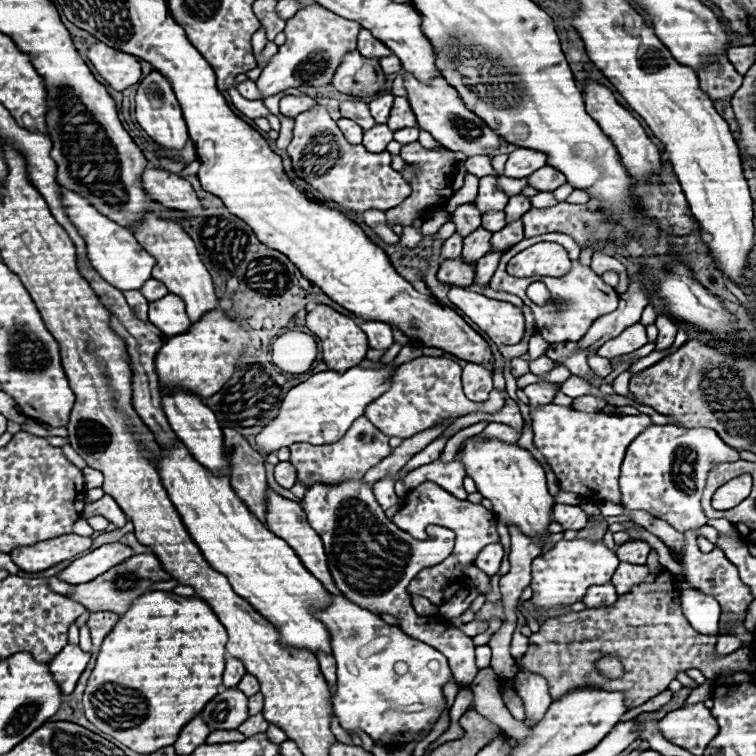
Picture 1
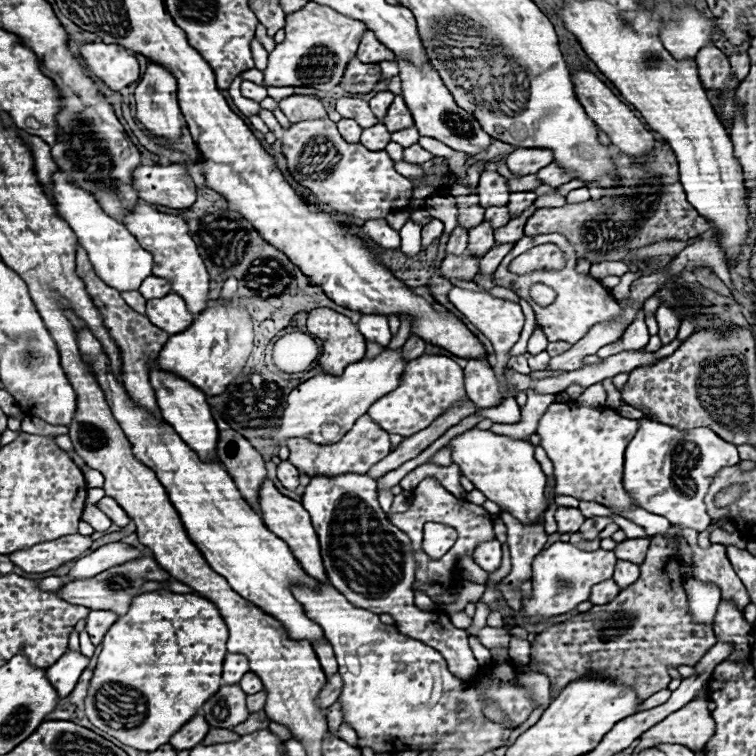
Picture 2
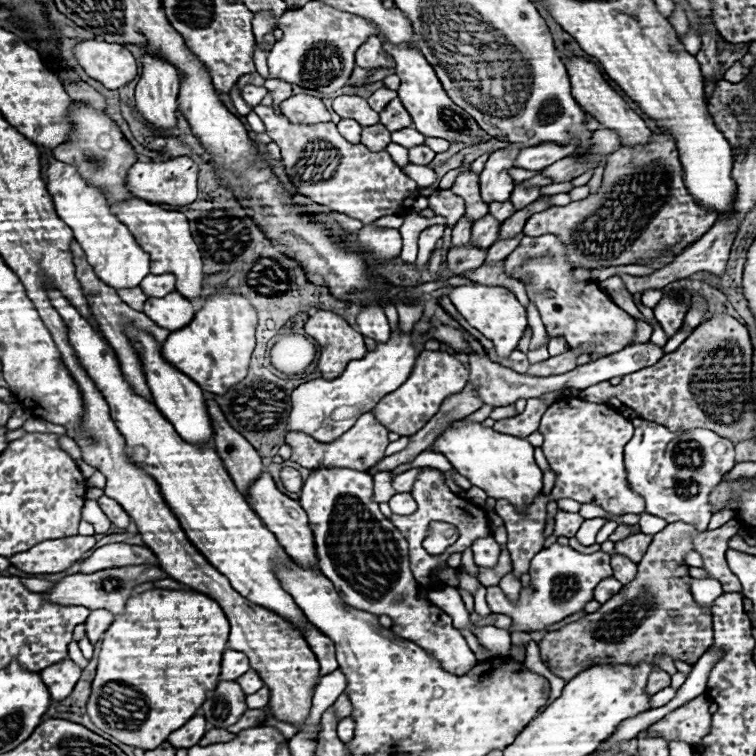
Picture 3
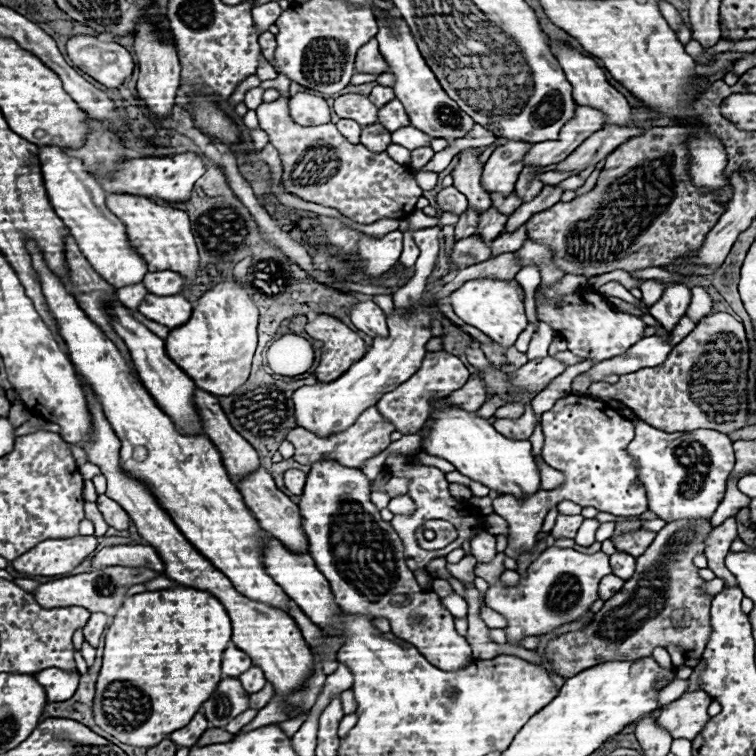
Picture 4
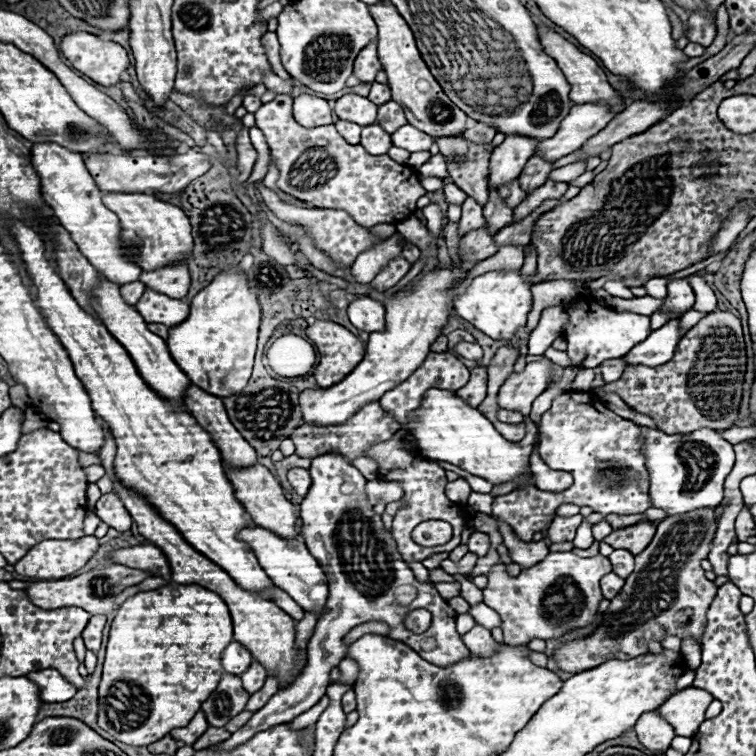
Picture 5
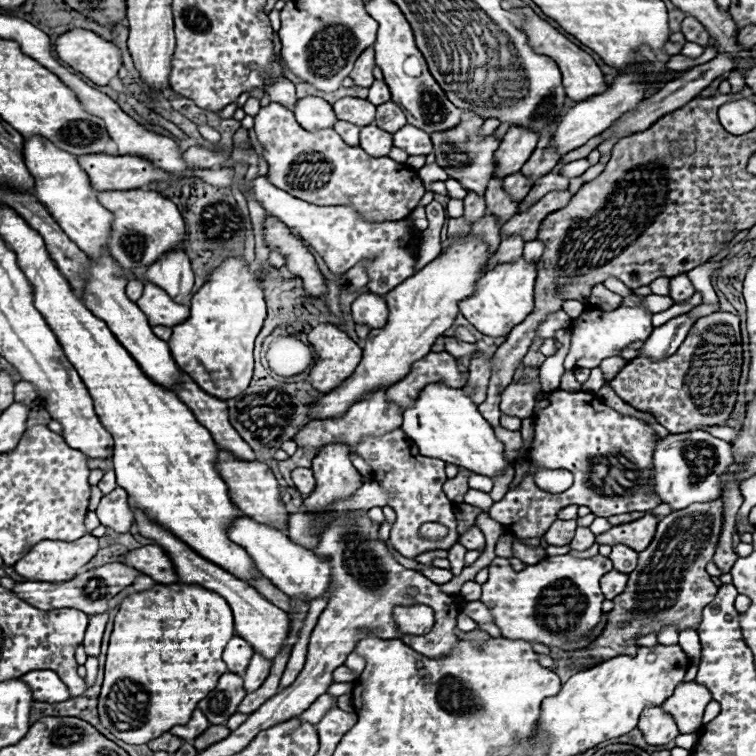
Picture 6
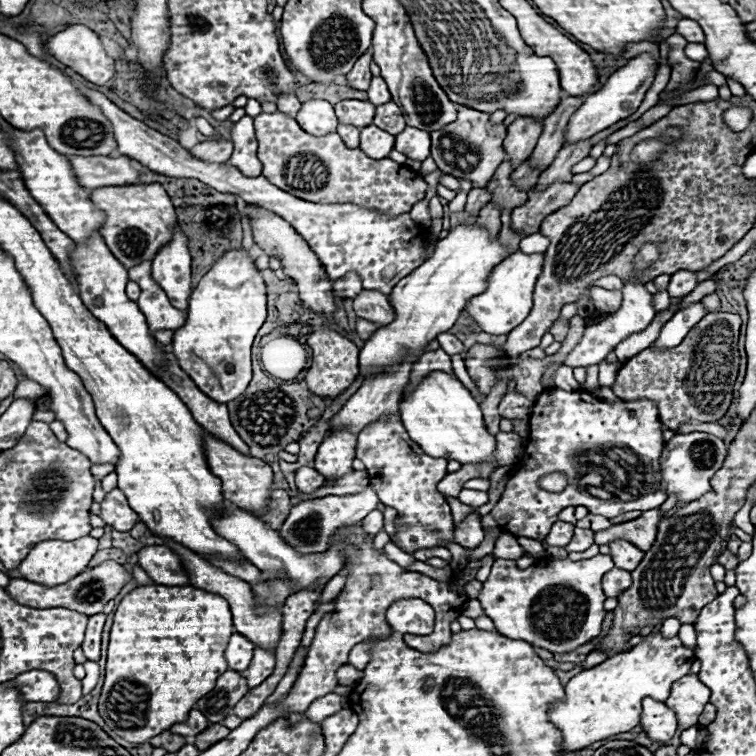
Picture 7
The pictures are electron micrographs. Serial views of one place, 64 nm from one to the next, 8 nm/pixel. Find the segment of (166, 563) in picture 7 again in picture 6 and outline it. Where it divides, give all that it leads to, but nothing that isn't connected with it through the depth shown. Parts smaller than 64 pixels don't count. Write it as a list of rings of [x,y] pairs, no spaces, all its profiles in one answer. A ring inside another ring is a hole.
[[[152,544],[152,546],[140,546],[136,550],[130,550],[124,554],[124,564],[140,570],[142,574],[150,576],[152,580],[160,582],[160,584],[176,584],[176,572],[172,566],[172,560],[168,558],[168,554]]]

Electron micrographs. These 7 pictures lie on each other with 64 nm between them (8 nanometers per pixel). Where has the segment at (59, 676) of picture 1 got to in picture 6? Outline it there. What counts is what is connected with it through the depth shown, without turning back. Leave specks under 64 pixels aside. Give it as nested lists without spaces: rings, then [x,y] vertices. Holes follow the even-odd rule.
[[[32,670],[22,678],[24,682],[28,682],[28,686],[32,686],[36,702],[56,704],[56,702],[66,702],[70,698],[68,686],[52,670]]]

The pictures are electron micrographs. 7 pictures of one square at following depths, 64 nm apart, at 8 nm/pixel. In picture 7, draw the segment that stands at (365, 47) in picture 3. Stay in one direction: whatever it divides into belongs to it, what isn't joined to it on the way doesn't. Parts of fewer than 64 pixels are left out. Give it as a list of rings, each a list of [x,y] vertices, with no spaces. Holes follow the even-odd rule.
[[[364,52],[364,54],[356,60],[354,68],[346,74],[348,86],[352,86],[352,88],[356,88],[356,90],[366,90],[366,88],[370,86],[370,80],[372,80],[370,62],[372,62],[370,52]]]

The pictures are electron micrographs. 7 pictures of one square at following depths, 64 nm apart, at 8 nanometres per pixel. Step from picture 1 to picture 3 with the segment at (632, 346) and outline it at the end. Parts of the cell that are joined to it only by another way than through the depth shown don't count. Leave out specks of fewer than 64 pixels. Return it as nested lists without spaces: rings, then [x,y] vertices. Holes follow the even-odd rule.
[[[636,320],[636,332],[634,332],[634,340],[630,344],[642,344],[642,342],[648,342],[650,340],[650,334],[652,334],[652,328],[642,322],[642,320]]]

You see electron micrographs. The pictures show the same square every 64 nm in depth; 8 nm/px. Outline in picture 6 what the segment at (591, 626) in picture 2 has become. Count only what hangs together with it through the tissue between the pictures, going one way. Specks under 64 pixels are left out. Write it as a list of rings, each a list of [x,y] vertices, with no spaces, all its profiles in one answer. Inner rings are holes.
[[[722,498],[716,502],[688,506],[688,510],[676,510],[662,518],[658,522],[654,540],[638,554],[638,566],[632,574],[628,574],[624,592],[614,598],[614,608],[608,612],[608,622],[602,634],[586,648],[574,650],[570,656],[570,666],[590,668],[620,654],[634,656],[638,654],[636,640],[646,634],[658,634],[664,626],[676,626],[678,632],[688,628],[698,630],[702,610],[712,602],[718,590],[704,566],[712,560],[722,518]]]

